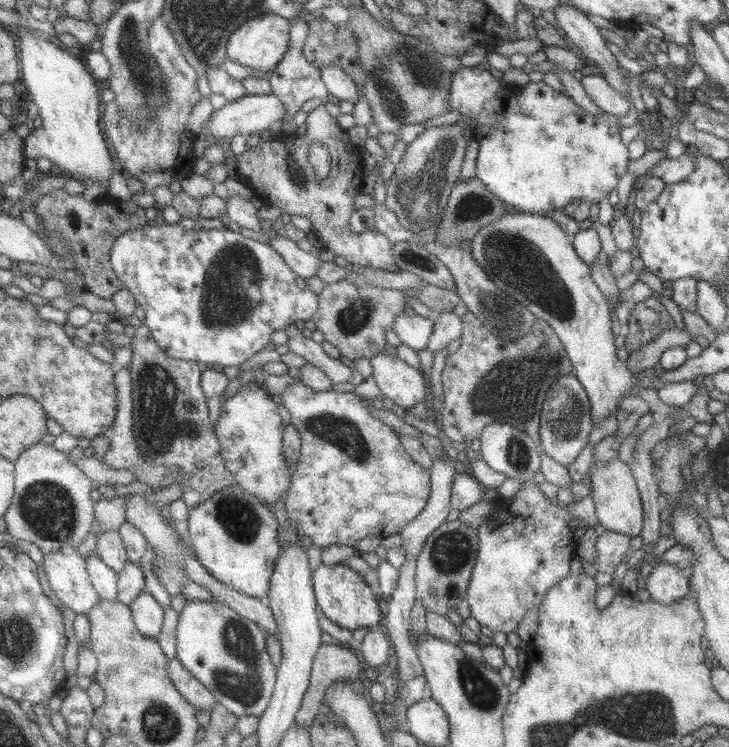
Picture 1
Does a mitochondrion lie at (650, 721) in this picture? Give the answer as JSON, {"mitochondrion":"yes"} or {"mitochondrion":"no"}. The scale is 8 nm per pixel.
{"mitochondrion":"yes"}

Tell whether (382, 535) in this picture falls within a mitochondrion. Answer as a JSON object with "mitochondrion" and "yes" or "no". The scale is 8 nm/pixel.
{"mitochondrion":"no"}

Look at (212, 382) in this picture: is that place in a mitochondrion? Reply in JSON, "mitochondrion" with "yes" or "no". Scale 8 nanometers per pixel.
{"mitochondrion":"no"}

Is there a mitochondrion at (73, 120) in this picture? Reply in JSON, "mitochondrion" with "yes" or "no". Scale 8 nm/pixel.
{"mitochondrion":"no"}

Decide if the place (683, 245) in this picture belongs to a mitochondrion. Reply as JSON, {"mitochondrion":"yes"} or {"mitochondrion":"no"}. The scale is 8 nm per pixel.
{"mitochondrion":"no"}

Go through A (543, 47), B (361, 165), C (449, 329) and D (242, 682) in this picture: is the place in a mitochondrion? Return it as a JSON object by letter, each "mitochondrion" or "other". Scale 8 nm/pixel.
{"A":"other","B":"other","C":"other","D":"mitochondrion"}

